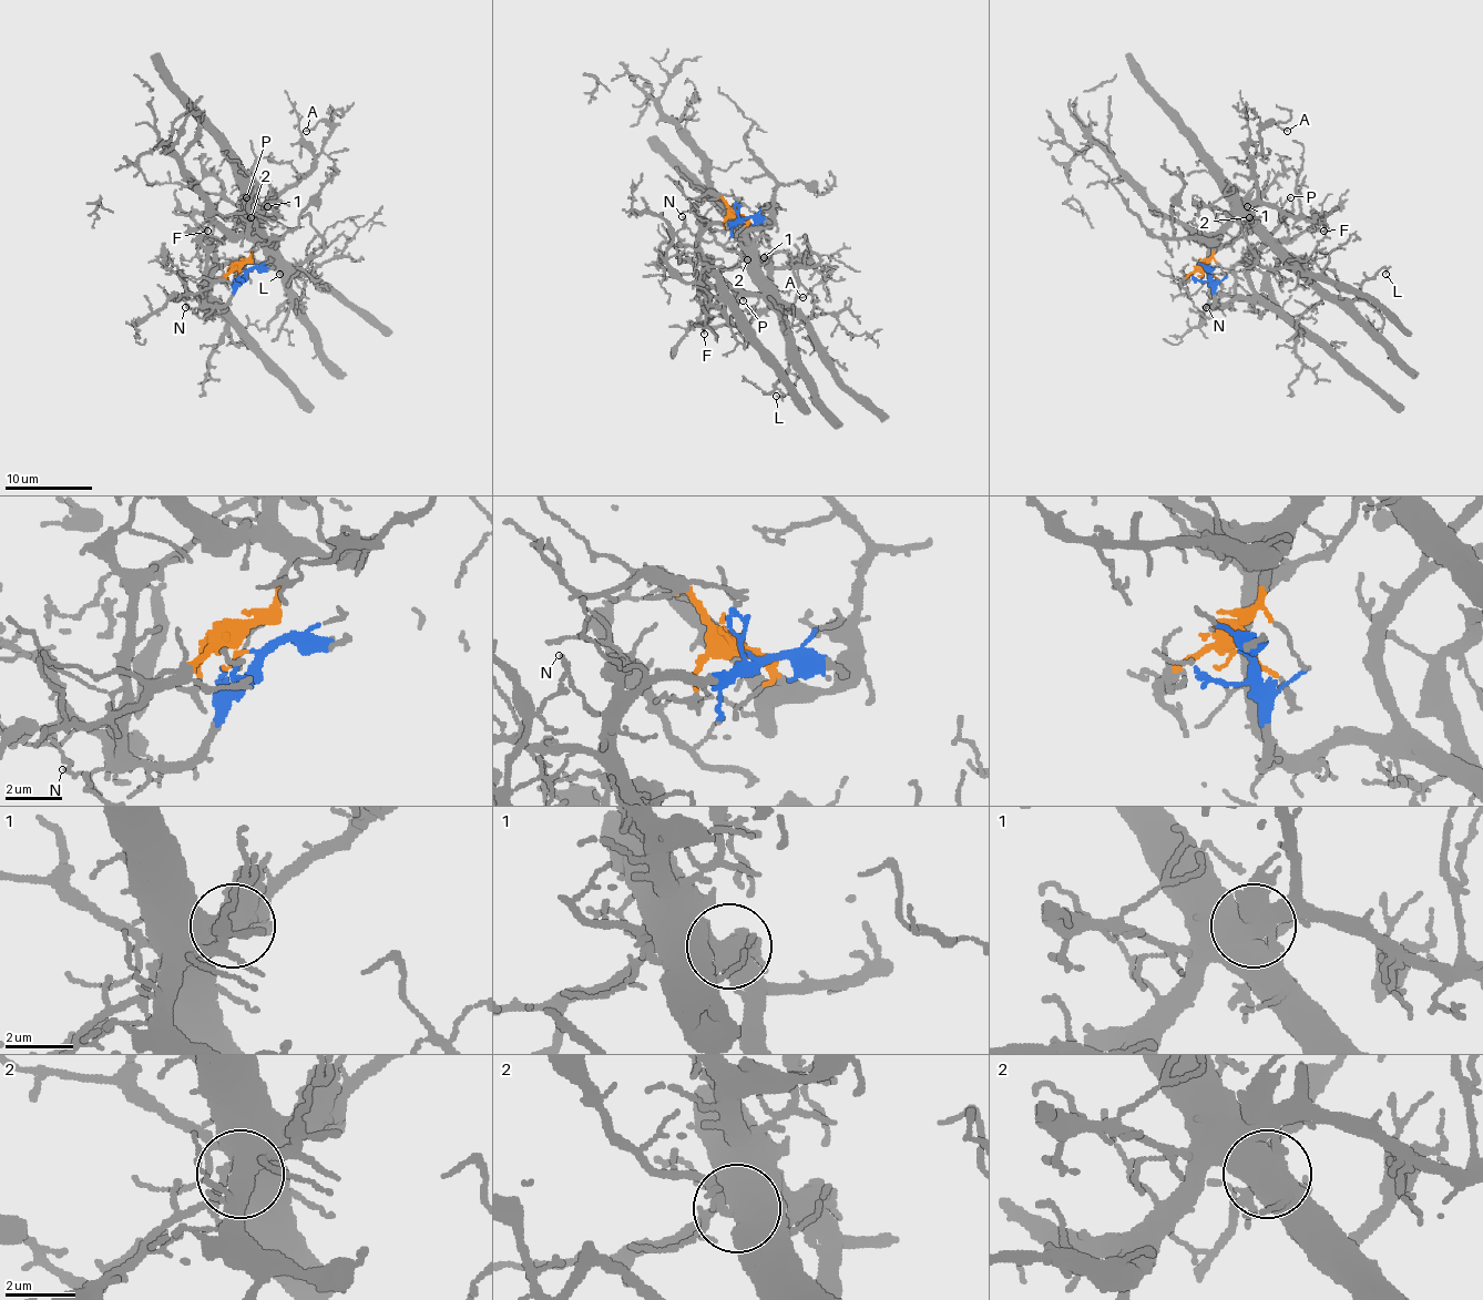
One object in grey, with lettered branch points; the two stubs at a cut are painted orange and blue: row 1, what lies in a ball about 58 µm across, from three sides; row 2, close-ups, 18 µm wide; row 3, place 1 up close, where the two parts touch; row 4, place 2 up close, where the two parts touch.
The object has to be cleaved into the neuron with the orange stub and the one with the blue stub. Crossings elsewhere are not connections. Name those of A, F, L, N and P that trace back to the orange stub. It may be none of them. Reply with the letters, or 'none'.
A, L

